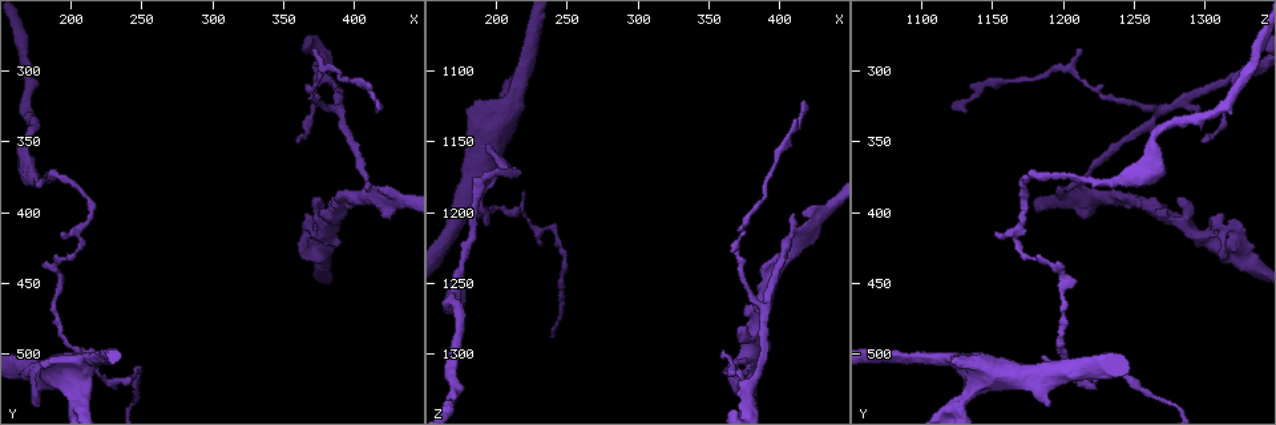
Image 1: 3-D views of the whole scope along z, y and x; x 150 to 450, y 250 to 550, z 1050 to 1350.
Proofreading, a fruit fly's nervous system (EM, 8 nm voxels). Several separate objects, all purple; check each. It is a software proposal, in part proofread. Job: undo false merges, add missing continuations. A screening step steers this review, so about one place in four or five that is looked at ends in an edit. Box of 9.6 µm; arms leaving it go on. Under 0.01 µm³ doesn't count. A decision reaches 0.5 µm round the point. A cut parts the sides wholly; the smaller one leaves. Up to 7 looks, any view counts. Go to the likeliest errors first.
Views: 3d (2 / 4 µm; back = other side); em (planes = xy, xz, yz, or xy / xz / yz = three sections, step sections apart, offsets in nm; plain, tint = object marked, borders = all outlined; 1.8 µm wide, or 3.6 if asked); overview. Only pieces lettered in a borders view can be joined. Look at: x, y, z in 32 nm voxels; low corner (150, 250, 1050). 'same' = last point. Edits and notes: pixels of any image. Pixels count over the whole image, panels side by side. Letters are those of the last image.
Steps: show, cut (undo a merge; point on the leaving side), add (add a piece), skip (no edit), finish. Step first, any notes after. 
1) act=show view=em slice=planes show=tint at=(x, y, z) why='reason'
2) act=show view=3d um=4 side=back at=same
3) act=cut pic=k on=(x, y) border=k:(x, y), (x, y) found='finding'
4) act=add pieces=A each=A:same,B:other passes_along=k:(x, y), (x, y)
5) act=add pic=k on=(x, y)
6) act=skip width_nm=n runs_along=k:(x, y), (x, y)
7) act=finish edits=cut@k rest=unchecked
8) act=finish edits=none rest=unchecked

act=show view=3d um=2 at=(380, 430, 1316) why='branch point'

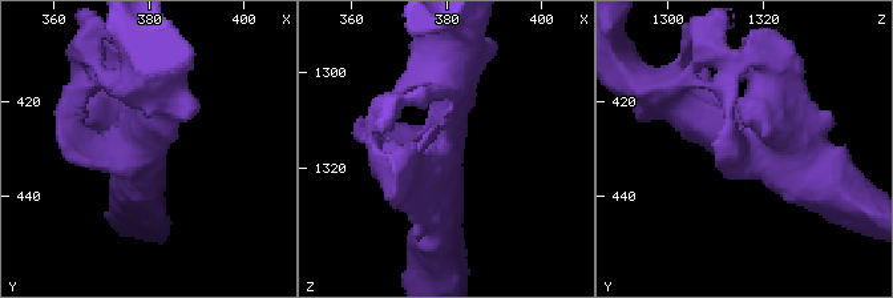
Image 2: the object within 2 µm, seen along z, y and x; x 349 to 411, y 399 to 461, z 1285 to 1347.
act=show view=em slice=xz step=16 show=tint at=(379, 429, 1316)

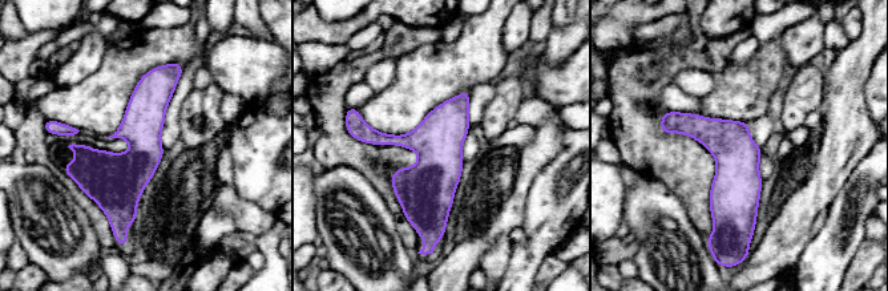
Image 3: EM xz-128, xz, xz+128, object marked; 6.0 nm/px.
act=show view=em slice=planes show=borders at=same why='cut it another way'

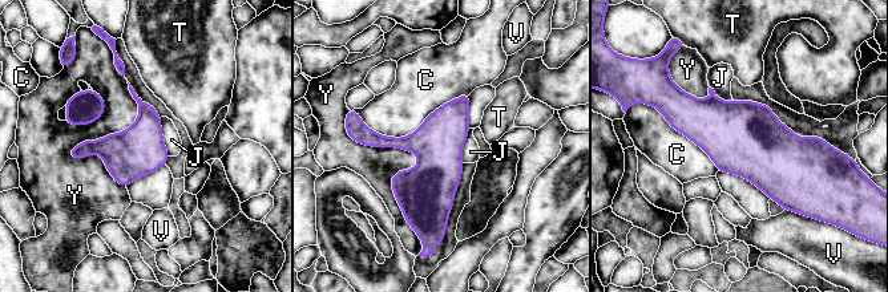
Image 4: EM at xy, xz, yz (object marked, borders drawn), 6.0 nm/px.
act=skip longest_contact=C:700nm each=C:other,J:other,T:other,V:other,Y:other border=4:(160, 117), (162, 142), (169, 155) found='one neuron here'

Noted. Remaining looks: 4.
act=show view=em slice=yz step=4 show=tint at=(204, 426, 1170) why='sharp bend'

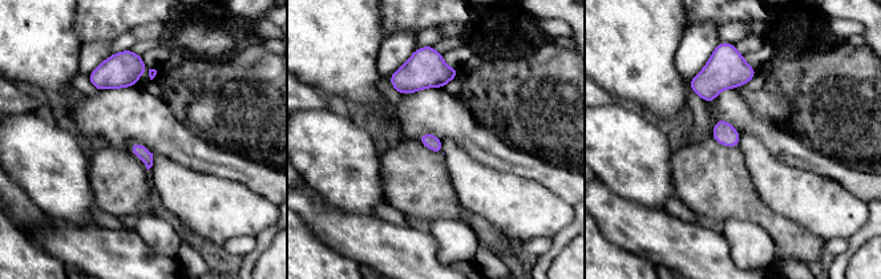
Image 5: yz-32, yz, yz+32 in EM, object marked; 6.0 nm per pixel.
act=show view=em slice=planes show=borders at=same

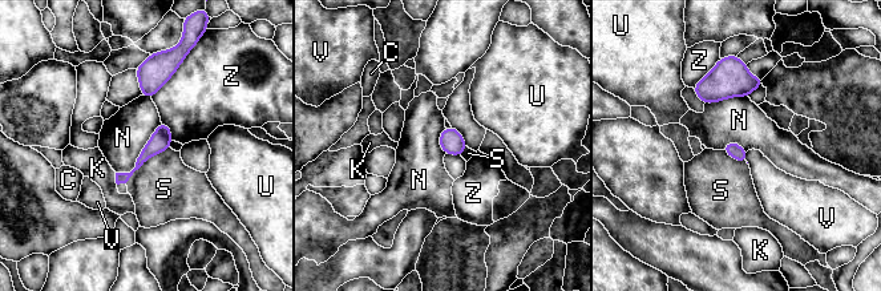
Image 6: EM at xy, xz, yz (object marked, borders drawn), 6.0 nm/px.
act=skip longest_contact=N:420nm each=C:other,K:other,N:other,S:other,U:other,V:other,Z:other runs_along=6:(162, 126), (162, 137), (128, 176), (118, 180) found='continuous, no second neuron'

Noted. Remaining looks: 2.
act=finish edits=none rest=unchecked

